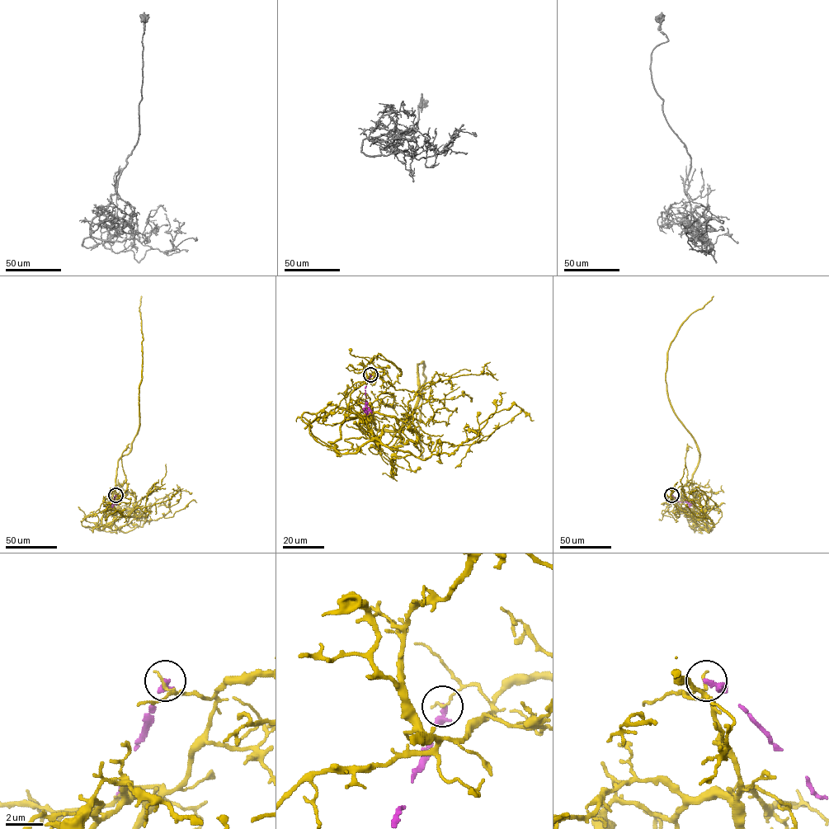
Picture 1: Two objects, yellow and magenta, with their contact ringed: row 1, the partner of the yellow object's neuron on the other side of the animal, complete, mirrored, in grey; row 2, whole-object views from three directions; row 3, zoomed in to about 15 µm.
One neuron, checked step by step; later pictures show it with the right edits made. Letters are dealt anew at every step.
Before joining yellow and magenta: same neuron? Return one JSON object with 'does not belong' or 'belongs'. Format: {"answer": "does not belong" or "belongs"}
{"answer": "does not belong"}

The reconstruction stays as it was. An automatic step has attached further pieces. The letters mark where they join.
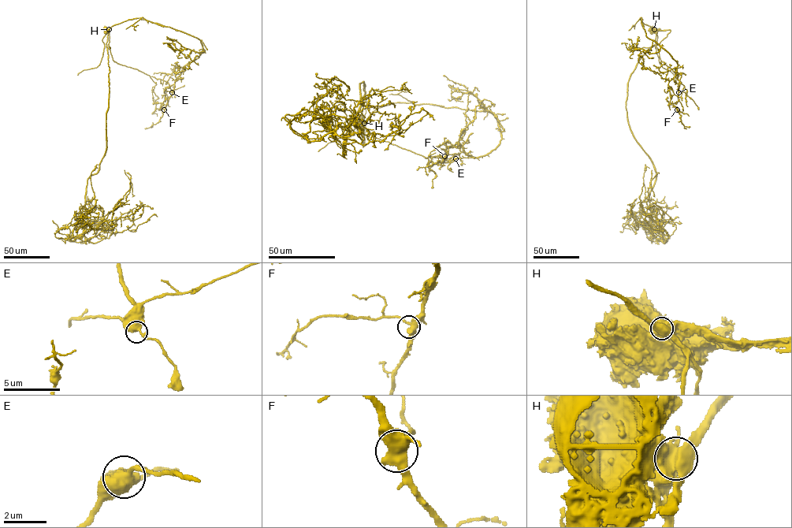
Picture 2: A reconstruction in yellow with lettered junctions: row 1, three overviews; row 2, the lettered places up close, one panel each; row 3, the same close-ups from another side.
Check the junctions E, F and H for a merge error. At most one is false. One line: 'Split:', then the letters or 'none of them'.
Split: H

